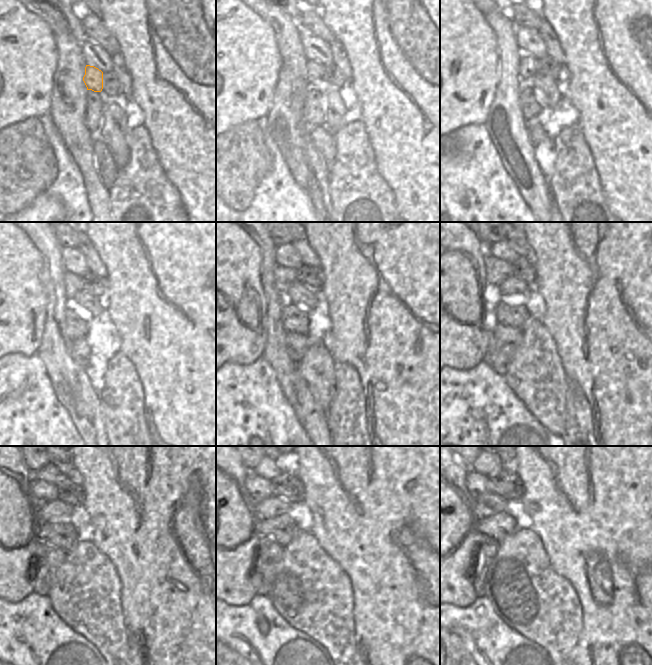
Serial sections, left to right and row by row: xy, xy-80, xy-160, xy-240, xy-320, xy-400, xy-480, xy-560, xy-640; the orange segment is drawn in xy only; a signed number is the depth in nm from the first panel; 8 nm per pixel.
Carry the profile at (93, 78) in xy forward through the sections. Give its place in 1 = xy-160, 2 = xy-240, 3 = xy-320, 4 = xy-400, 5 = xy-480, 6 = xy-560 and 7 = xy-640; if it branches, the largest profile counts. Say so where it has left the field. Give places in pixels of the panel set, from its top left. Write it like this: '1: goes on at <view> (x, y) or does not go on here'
1: goes on at xy-160 (528, 65)
2: goes on at xy-240 (73, 284)
3: goes on at xy-320 (283, 277)
4: goes on at xy-400 (497, 270)
5: goes on at xy-480 (42, 492)
6: goes on at xy-560 (259, 488)
7: goes on at xy-640 (477, 484)

